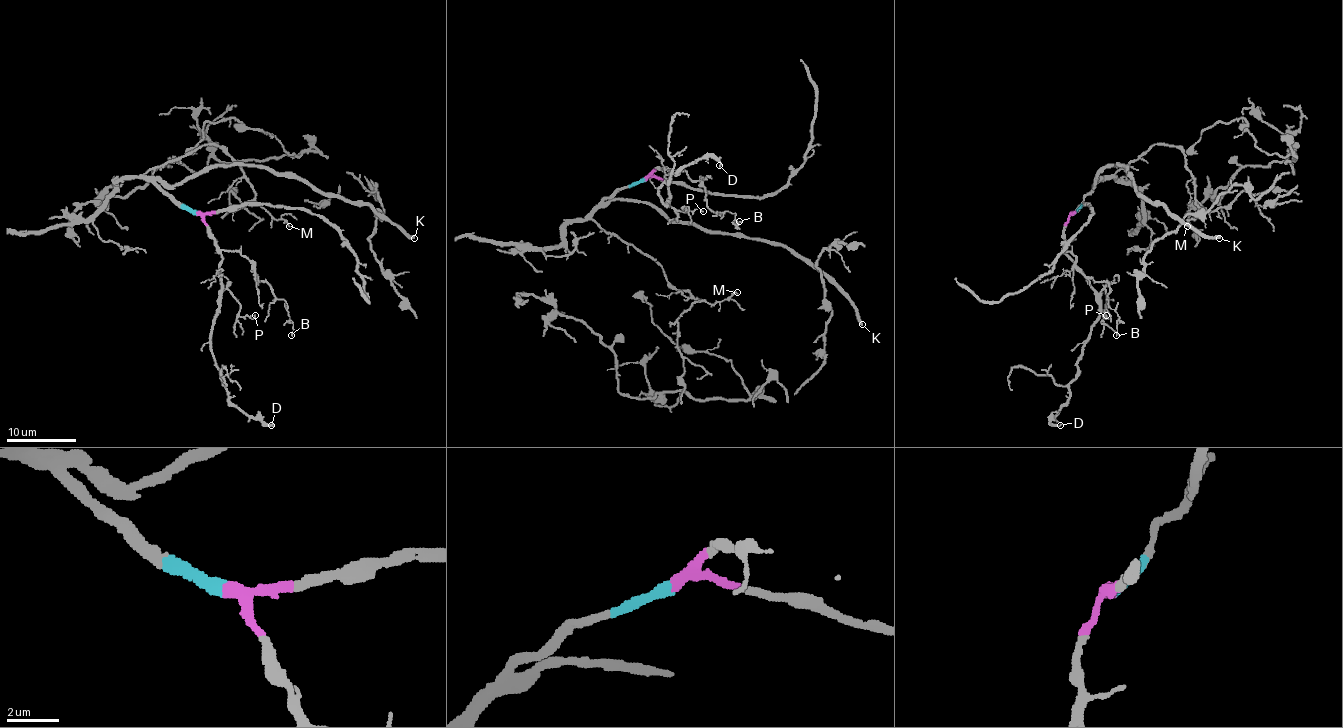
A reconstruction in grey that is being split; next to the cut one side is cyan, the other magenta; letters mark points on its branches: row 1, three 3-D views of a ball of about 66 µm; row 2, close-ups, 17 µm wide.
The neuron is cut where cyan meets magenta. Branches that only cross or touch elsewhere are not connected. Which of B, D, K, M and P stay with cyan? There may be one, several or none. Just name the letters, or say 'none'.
K, M

